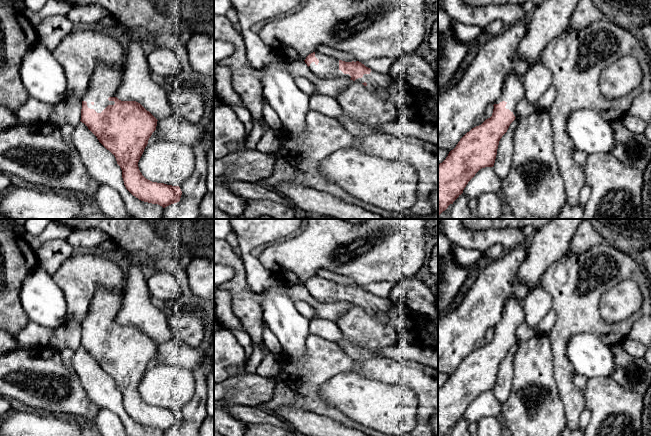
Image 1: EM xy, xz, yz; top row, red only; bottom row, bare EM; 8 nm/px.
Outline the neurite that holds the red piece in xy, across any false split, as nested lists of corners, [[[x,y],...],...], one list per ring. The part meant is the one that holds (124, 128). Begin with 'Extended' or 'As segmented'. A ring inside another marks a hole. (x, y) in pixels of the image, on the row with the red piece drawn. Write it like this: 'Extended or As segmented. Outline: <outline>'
Extended. Outline: [[[97,63],[96,64],[96,69],[90,79],[88,90],[82,98],[82,109],[81,109],[81,120],[80,121],[82,123],[84,123],[88,127],[88,129],[97,137],[99,142],[115,156],[117,164],[120,166],[120,168],[122,170],[122,178],[123,178],[124,185],[125,185],[126,189],[133,196],[135,196],[136,198],[138,198],[141,201],[152,203],[152,204],[158,204],[158,205],[162,206],[163,208],[165,208],[171,204],[179,202],[181,195],[182,195],[182,191],[179,186],[172,186],[172,185],[167,185],[164,183],[152,182],[152,181],[146,179],[142,175],[142,173],[140,172],[139,167],[138,167],[138,162],[144,152],[145,147],[148,144],[149,138],[151,137],[152,133],[156,130],[158,120],[149,111],[147,111],[140,103],[138,103],[136,101],[121,101],[116,97],[117,91],[122,83],[122,79],[123,79],[124,75],[125,75],[125,70],[112,68],[110,65],[106,65],[104,63]]]

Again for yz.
Extended. Outline: [[[510,73],[505,78],[501,96],[493,105],[492,116],[467,132],[446,159],[438,164],[438,217],[463,193],[468,182],[480,169],[494,166],[499,141],[517,117],[517,104],[524,98],[522,77]]]

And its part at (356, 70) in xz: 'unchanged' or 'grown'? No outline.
grown

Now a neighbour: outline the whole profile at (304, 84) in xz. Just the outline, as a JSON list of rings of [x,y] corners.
[[[303,76],[294,77],[295,84],[298,86],[300,90],[302,90],[309,97],[317,94],[317,89],[315,85],[310,82],[307,78]]]

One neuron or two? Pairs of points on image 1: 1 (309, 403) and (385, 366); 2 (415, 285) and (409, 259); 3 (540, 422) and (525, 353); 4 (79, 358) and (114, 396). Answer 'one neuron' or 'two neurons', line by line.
1: one neuron
2: two neurons
3: one neuron
4: one neuron

